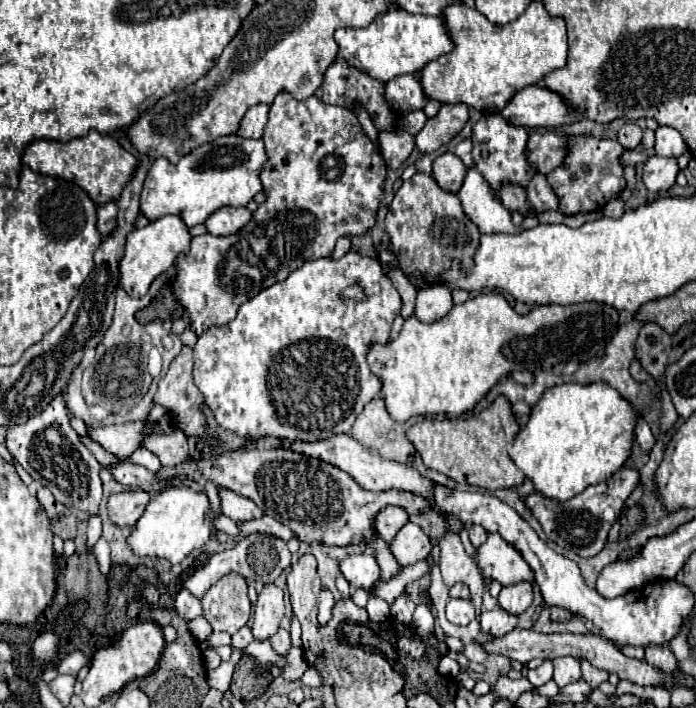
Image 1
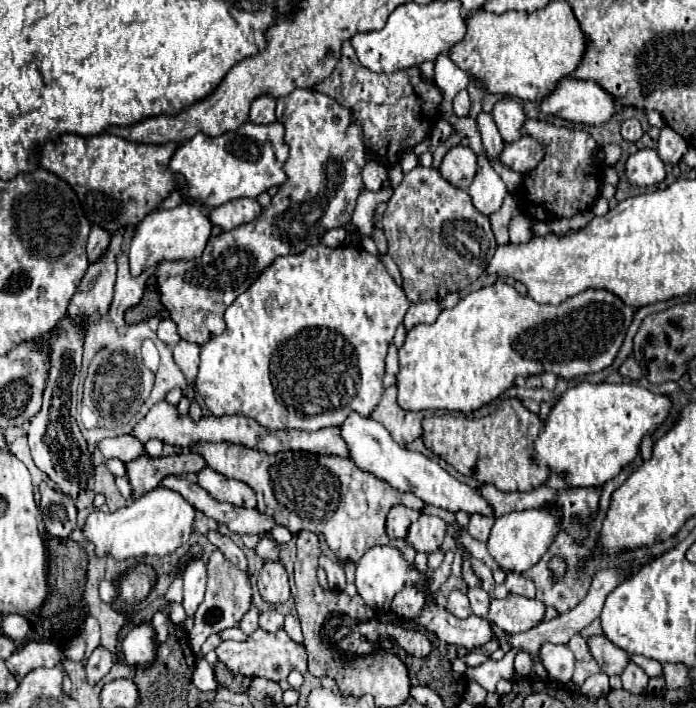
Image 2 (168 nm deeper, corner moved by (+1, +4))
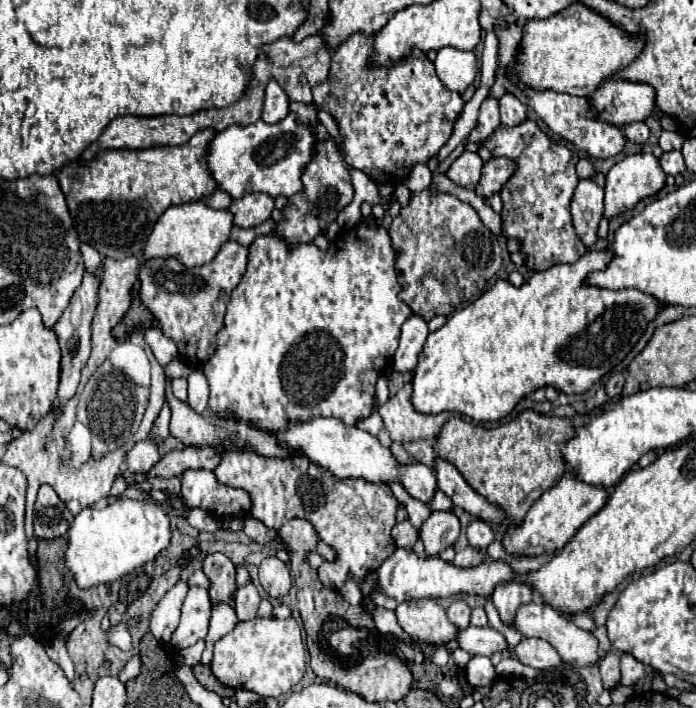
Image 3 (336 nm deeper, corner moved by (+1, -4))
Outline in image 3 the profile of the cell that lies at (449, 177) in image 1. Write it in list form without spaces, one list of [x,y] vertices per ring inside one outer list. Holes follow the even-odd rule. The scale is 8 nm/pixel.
[[[465,151],[461,157],[457,157],[449,171],[447,171],[447,177],[455,183],[455,185],[461,185],[465,189],[475,189],[477,183],[479,183],[479,177],[481,177],[481,167],[483,167],[483,161],[477,153],[471,153],[471,151]]]

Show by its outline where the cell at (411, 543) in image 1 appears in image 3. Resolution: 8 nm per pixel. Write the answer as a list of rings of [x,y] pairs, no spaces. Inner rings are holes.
[[[433,511],[419,531],[419,539],[423,541],[427,555],[441,553],[443,549],[451,547],[457,537],[459,537],[459,521],[455,513],[445,511]]]

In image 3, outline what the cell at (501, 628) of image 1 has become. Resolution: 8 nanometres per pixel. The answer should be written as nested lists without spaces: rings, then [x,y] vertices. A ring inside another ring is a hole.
[[[527,603],[527,605],[521,605],[517,611],[515,611],[515,617],[513,617],[513,629],[519,631],[521,635],[525,637],[537,637],[537,639],[543,639],[543,641],[549,641],[557,653],[561,655],[561,659],[565,663],[571,663],[575,667],[583,667],[583,665],[593,665],[597,663],[597,639],[589,633],[589,631],[583,631],[583,629],[577,629],[571,621],[565,621],[557,609],[553,609],[551,605],[547,603]]]

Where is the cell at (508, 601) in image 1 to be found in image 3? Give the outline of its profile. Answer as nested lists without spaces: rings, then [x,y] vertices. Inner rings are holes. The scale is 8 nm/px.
[[[507,581],[503,585],[497,585],[497,589],[493,591],[493,603],[501,615],[501,621],[509,621],[509,617],[513,617],[513,609],[517,609],[517,605],[523,603],[531,603],[531,587],[525,583],[517,583],[517,581]]]

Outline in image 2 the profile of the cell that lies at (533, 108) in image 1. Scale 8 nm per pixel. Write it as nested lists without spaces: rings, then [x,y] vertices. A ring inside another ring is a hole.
[[[567,77],[557,83],[555,91],[541,101],[541,111],[573,123],[599,125],[609,121],[617,111],[619,103],[595,81],[583,81]]]

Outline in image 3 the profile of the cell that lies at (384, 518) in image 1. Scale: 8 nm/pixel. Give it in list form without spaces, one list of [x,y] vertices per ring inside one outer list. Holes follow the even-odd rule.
[[[405,519],[405,521],[401,521],[401,523],[397,523],[397,525],[393,527],[391,535],[393,535],[395,545],[397,545],[397,547],[405,547],[405,549],[413,547],[413,545],[415,545],[415,541],[417,541],[417,537],[419,537],[417,529],[415,529],[407,519]]]

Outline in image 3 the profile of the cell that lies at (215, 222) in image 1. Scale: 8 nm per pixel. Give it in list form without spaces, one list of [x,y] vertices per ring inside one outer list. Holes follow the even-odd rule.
[[[249,193],[241,201],[233,201],[227,209],[233,215],[233,225],[251,229],[265,223],[273,211],[273,197],[265,193]]]

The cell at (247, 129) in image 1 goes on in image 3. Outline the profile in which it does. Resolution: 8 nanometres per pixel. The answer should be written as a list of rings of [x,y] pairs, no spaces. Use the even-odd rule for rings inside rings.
[[[269,81],[267,87],[265,87],[265,101],[263,101],[261,121],[279,123],[289,113],[287,107],[289,107],[289,99],[287,99],[285,91],[277,85],[277,81]]]

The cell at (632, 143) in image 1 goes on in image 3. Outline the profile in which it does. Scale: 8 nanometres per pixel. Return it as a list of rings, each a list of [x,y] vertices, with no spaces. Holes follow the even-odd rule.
[[[629,123],[625,127],[625,135],[631,143],[645,143],[649,137],[649,129],[645,123]]]

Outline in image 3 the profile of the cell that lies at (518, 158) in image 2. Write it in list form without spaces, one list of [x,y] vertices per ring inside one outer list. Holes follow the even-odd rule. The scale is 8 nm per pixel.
[[[491,157],[485,167],[483,167],[483,175],[477,183],[477,195],[481,197],[489,197],[493,193],[499,193],[501,187],[515,175],[517,171],[517,163],[509,157]]]

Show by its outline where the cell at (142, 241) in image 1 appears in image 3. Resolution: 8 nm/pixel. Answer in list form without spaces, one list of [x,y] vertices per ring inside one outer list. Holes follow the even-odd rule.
[[[201,201],[195,203],[185,203],[185,205],[175,205],[169,207],[153,225],[145,247],[143,247],[143,261],[149,259],[177,259],[185,267],[197,267],[209,263],[219,247],[229,239],[229,231],[233,227],[233,217],[225,211],[215,211]]]

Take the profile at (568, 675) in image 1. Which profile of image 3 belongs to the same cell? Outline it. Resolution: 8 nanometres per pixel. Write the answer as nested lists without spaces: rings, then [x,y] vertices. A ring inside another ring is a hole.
[[[521,639],[521,643],[515,647],[517,659],[529,667],[537,669],[551,669],[551,667],[563,667],[563,659],[559,653],[541,639]]]

